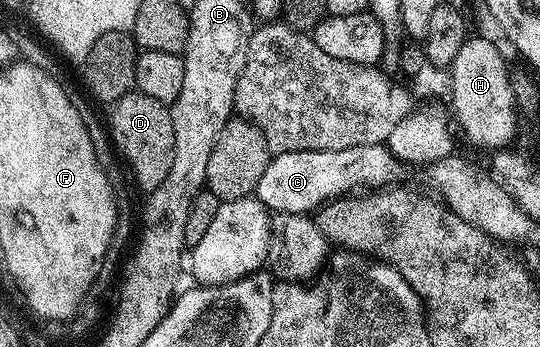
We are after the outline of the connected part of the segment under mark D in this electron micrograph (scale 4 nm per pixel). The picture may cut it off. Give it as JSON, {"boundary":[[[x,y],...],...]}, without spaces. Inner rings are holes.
{"boundary":[[[132,92],[121,96],[110,110],[109,137],[122,161],[131,165],[134,185],[144,192],[155,190],[169,176],[169,168],[173,168],[173,120],[169,107],[161,100],[153,100],[153,96]]]}

